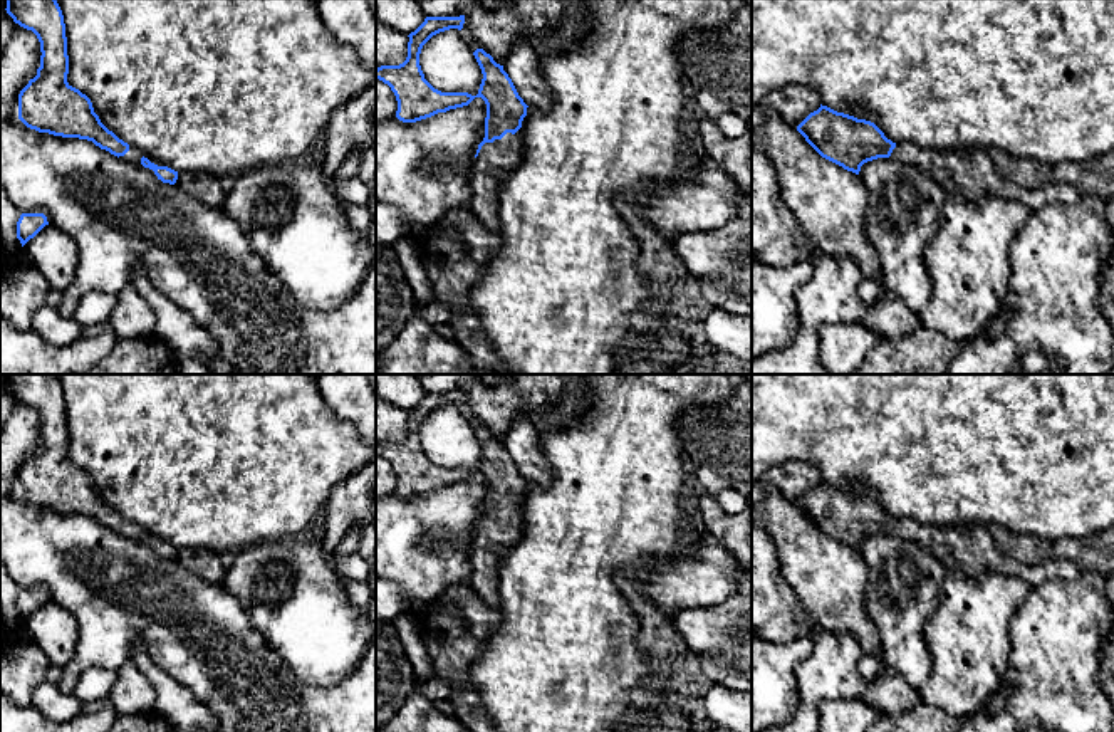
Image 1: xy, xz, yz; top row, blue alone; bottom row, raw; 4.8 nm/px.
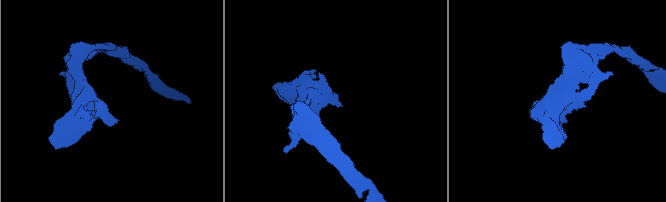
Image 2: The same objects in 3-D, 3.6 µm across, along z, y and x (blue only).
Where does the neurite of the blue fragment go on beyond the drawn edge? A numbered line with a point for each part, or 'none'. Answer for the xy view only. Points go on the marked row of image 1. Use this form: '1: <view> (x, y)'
1: xy (133, 155)

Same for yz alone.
1: yz (970, 173)

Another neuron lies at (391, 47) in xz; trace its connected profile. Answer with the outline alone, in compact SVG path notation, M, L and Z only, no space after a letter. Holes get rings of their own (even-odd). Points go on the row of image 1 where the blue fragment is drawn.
M376 13L376 69L403 64L408 57L408 42L408 34L391 29Z

